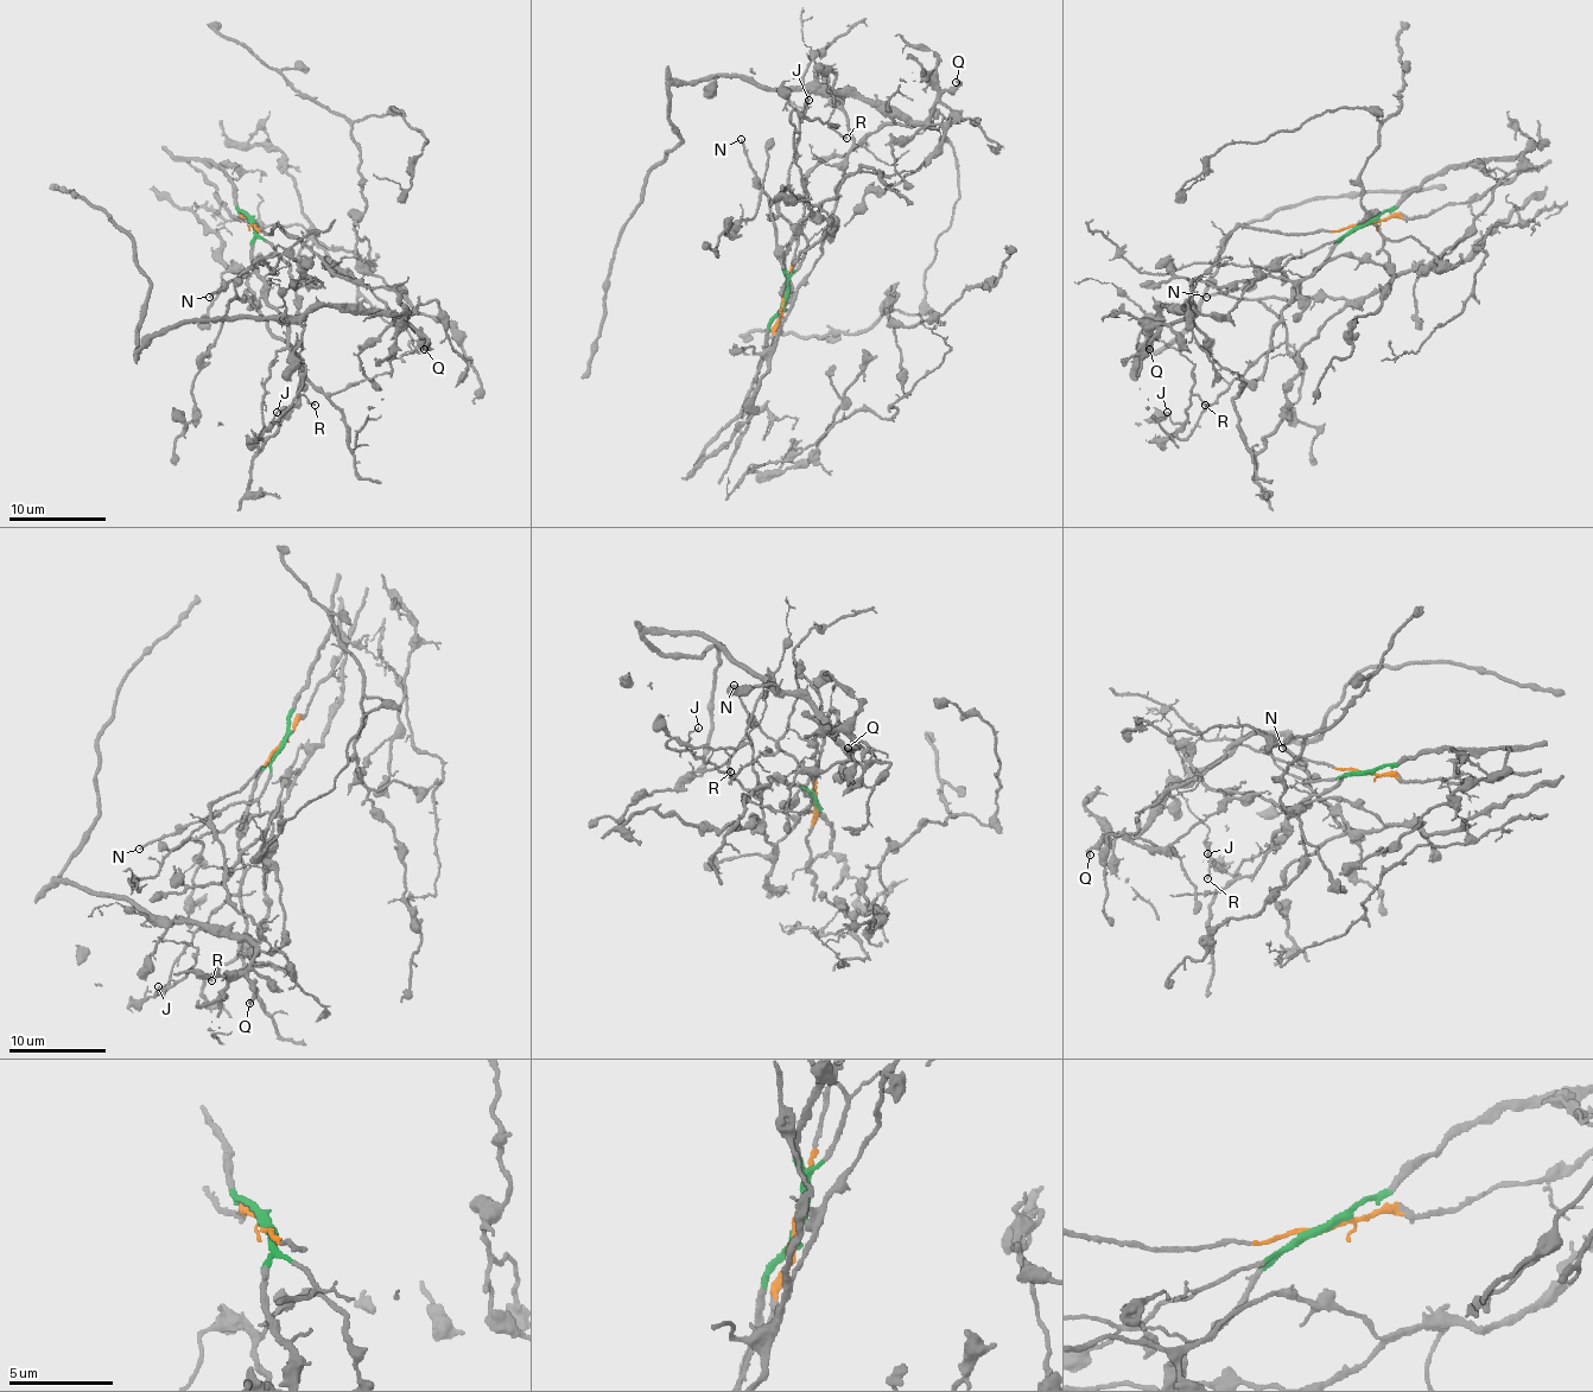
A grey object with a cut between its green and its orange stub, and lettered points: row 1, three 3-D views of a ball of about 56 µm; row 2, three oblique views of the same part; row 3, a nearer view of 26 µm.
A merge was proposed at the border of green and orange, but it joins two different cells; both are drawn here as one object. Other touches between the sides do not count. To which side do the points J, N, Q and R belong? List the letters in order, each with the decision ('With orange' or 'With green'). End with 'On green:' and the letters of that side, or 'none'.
J: With green
N: With green
Q: With orange
R: With green
On green: J, N, R

